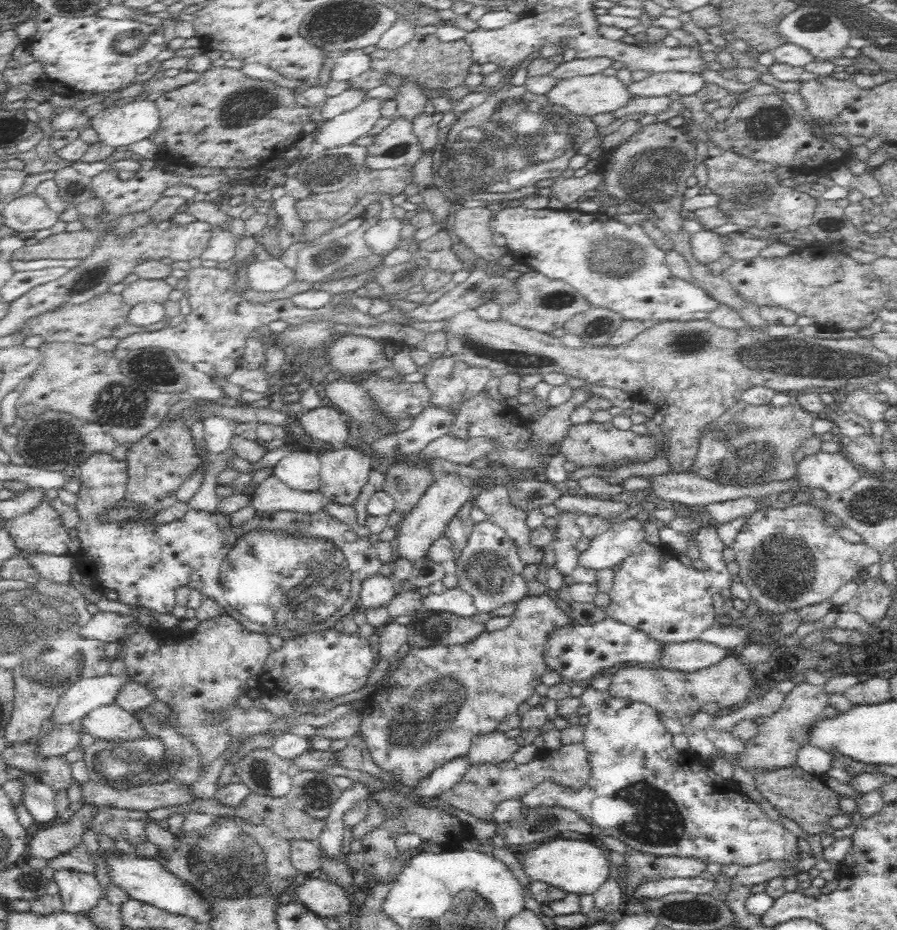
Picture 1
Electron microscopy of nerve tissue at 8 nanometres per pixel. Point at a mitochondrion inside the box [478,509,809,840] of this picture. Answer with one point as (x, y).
(540, 821)

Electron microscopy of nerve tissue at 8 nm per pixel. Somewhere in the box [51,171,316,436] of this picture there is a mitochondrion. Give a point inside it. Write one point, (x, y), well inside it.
(120, 404)

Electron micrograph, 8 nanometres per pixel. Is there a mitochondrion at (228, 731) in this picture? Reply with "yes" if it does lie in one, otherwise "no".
no

